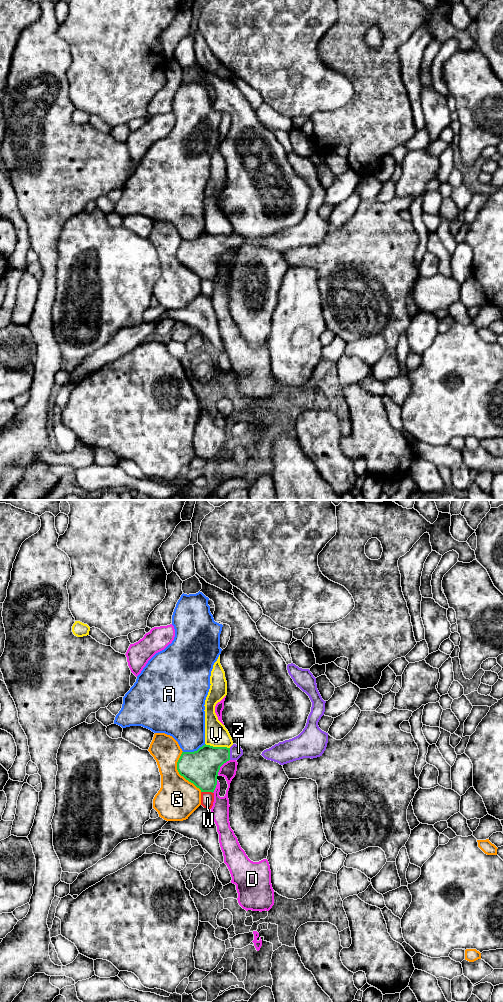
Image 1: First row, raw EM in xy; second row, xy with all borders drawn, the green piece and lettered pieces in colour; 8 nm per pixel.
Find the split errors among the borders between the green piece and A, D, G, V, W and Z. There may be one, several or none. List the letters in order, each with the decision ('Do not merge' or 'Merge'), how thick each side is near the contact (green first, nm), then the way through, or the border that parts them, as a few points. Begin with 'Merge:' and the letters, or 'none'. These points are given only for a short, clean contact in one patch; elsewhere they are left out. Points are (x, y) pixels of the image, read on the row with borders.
Merge: Z
A: Do not merge. Thickness 280 nm (green) against 320 nm
D: Do not merge. Thickness 280 nm (green) against 130 nm. Boundary: xy (229, 759), (220, 767), (217, 774)
G: Do not merge. Thickness 280 nm (green) against 320 nm
V: Do not merge. Thickness 280 nm (green) against 190 nm. Boundary: xy (205, 743), (211, 746), (226, 746), (229, 748)
W: Do not merge. Thickness 280 nm (green) against 110 nm
Z: Merge. Thickness 280 nm (green) against 100 nm

